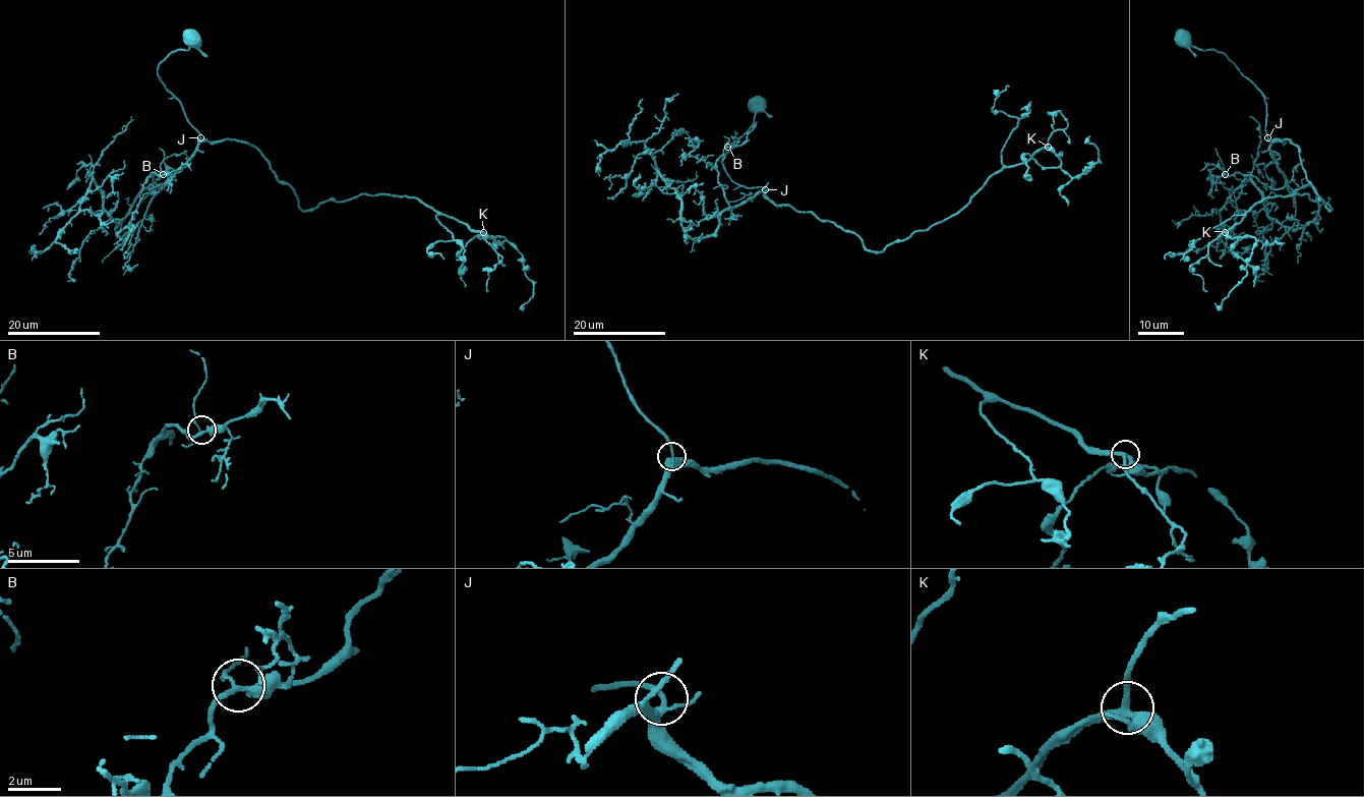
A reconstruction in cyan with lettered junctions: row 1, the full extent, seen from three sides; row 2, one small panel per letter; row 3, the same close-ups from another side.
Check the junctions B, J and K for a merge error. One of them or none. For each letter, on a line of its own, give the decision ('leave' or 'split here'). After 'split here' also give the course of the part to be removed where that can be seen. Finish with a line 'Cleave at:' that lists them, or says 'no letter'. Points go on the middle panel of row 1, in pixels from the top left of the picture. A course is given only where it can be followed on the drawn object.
B: leave
J: leave
K: leave
Cleave at: no letter

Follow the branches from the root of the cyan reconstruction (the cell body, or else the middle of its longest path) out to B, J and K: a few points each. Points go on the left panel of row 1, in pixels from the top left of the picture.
B: (191, 39), (187, 50), (158, 65), (157, 74), (199, 141), (160, 189), (152, 173), (163, 174)
J: (191, 39), (187, 50), (171, 53), (158, 65), (157, 74), (179, 101), (186, 119), (199, 138)
K: (191, 39), (158, 65), (160, 80), (199, 141), (251, 144), (304, 211), (364, 193), (409, 195), (483, 232)

